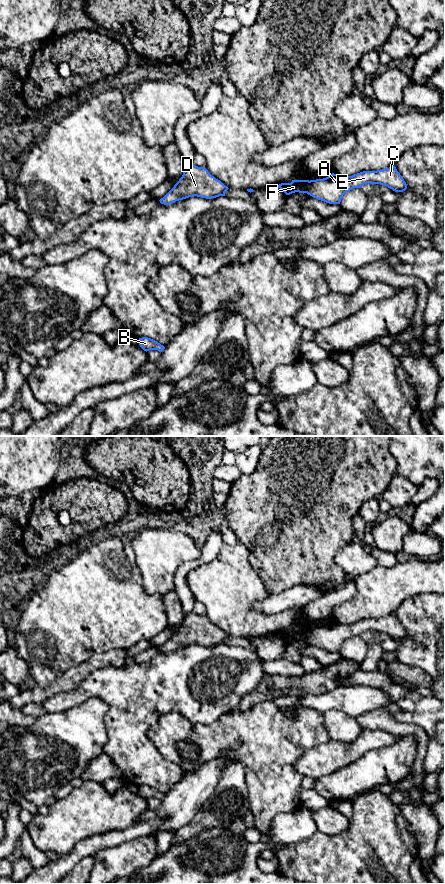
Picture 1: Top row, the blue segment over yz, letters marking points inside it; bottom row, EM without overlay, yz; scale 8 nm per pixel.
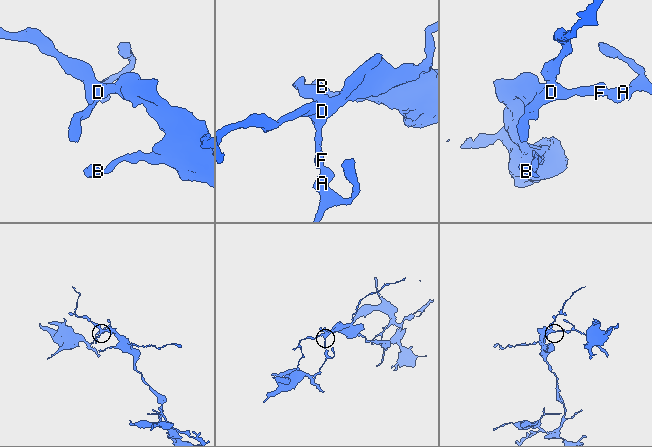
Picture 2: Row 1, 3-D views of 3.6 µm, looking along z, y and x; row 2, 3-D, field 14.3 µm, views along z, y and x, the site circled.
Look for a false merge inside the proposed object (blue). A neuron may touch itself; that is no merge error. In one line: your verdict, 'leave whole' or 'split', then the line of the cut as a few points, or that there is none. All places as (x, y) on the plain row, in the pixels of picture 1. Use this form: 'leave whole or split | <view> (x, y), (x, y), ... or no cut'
split | yz (309, 629), (306, 640)

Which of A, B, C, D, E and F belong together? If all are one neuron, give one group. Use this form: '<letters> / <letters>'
A C E / B D F

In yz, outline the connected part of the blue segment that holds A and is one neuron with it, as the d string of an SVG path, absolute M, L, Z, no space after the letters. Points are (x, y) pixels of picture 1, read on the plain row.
M395 614L377 619L363 619L352 624L330 622L323 627L310 628L307 642L329 652L340 652L342 644L364 632L385 633L395 640L403 640L407 632Z

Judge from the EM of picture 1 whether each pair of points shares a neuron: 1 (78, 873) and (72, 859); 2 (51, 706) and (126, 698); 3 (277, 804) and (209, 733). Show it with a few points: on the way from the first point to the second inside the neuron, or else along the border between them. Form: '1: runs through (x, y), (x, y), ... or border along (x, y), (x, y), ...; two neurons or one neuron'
1: border along (93, 856), (82, 858), (67, 873); two neurons
2: runs through (70, 698), (75, 697), (84, 689), (107, 689); one neuron
3: runs through (273, 783), (230, 739); one neuron

